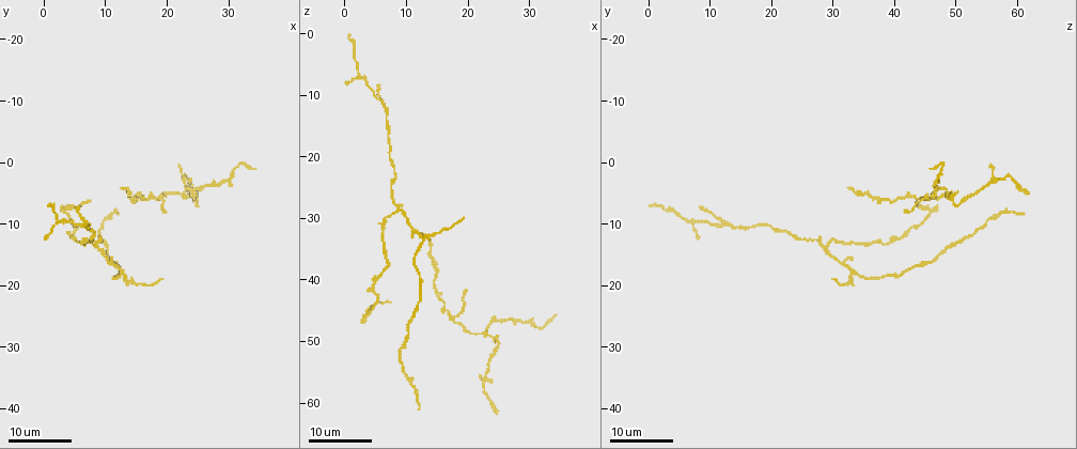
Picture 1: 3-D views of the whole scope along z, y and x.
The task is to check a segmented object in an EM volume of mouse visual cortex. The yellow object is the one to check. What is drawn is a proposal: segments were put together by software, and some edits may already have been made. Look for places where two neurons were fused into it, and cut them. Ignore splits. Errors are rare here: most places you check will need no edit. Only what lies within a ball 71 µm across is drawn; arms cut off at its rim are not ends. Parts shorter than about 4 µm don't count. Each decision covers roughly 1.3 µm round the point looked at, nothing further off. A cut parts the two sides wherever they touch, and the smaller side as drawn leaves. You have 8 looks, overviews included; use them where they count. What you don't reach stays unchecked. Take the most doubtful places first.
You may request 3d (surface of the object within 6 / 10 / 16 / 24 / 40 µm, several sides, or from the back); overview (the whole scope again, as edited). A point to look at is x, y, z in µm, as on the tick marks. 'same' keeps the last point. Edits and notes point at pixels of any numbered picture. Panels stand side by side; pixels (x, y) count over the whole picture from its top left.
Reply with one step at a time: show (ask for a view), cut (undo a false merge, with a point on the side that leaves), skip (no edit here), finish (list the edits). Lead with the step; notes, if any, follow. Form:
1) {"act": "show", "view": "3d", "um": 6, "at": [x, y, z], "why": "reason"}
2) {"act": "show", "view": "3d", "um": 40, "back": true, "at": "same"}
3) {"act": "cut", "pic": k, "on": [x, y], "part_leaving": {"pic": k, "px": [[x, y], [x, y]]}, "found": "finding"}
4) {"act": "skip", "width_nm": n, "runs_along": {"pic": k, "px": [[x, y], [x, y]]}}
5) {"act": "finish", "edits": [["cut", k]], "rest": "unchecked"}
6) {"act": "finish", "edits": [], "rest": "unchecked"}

{"act": "show", "view": "3d", "um": 16, "at": [17.5, 6.0, 46.5], "why": "branch point"}

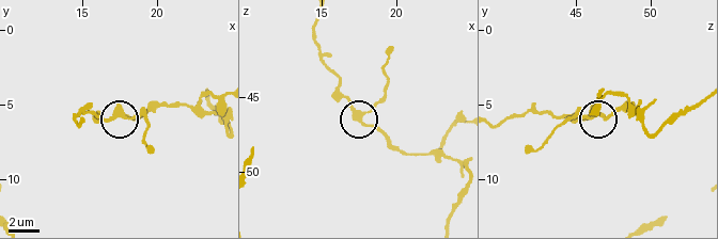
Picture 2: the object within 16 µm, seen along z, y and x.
{"act": "show", "view": "3d", "um": 10, "at": [17.6, 5.6, 46.0]}

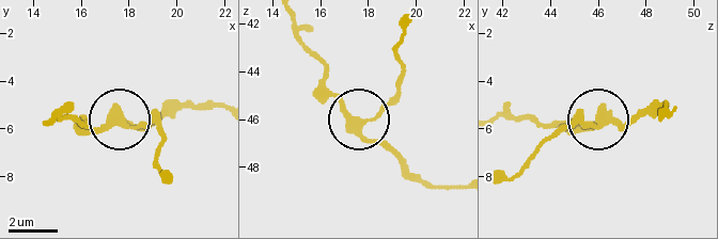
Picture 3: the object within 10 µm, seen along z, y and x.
{"act": "skip", "width_nm": 320, "found": "all the same neuron"}

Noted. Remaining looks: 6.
{"act": "show", "view": "3d", "um": 16, "at": [12.5, 18.0, 33.5], "why": "branch point"}

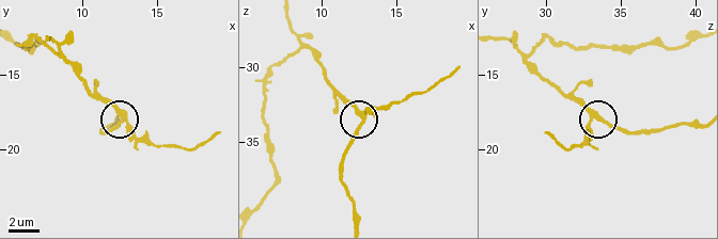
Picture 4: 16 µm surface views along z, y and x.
{"act": "show", "view": "3d", "um": 6, "at": [13.0, 18.2, 33.2], "why": "zoom in"}

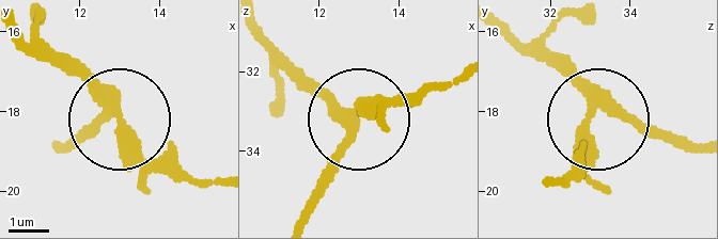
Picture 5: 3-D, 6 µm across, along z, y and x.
{"act": "skip", "runs_along": {"pic": 5, "px": [[25, 36], [174, 176]]}, "found": "continuous, no second neuron"}

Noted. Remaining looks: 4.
{"act": "show", "view": "3d", "um": 16, "at": [7.0, 9.5, 12.0], "why": "branch point"}

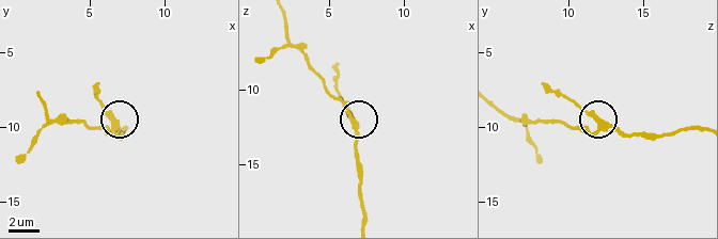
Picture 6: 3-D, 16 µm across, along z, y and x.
{"act": "show", "view": "3d", "um": 6, "at": [6.6, 10.0, 12.0]}

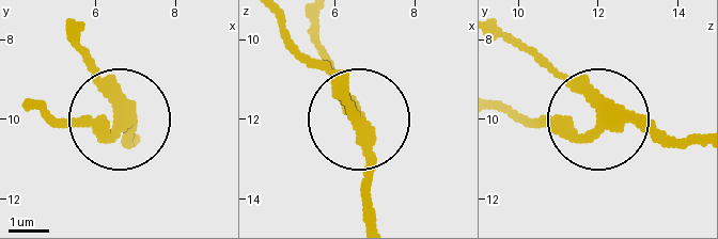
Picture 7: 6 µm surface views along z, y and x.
{"act": "skip", "runs_along": {"pic": 7, "px": [[376, 217], [362, 125], [318, 47]]}, "found": "continuous, no second neuron"}

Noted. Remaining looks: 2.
{"act": "show", "view": "3d", "um": 16, "at": [8.5, 14.0, 29.0], "why": "arms part here"}

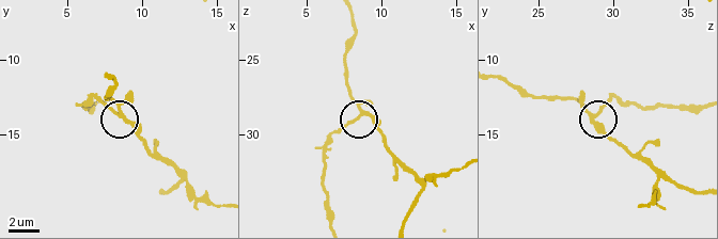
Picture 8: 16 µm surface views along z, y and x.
{"act": "show", "view": "3d", "um": 6, "at": [8.8, 13.8, 28.6]}

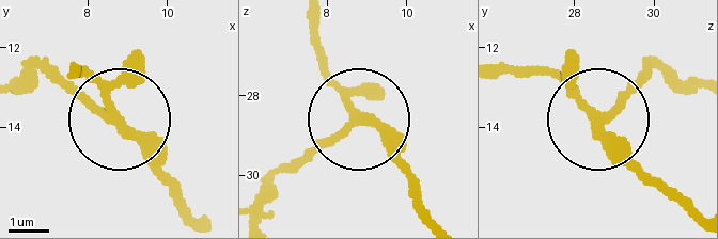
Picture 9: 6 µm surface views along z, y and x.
{"act": "skip", "side_arm_um": 35, "runs_along": {"pic": 9, "px": [[698, 90], [646, 69], [595, 113], [528, 69]]}, "found": "one neuron here"}

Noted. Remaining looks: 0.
{"act": "finish", "edits": [], "rest": "unchecked"}

